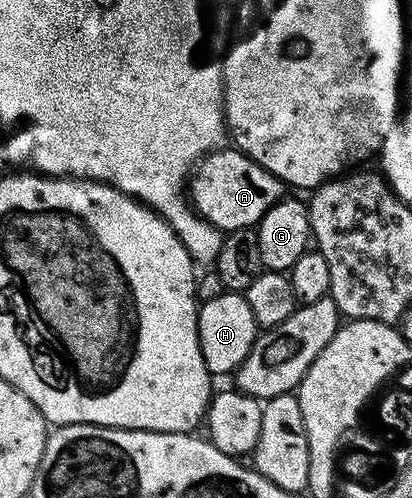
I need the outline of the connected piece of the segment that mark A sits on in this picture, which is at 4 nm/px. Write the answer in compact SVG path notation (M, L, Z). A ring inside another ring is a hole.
M236 149L212 151L197 164L188 184L187 195L191 206L222 233L244 227L256 228L257 222L286 194L286 184L275 173L263 169L251 157Z

